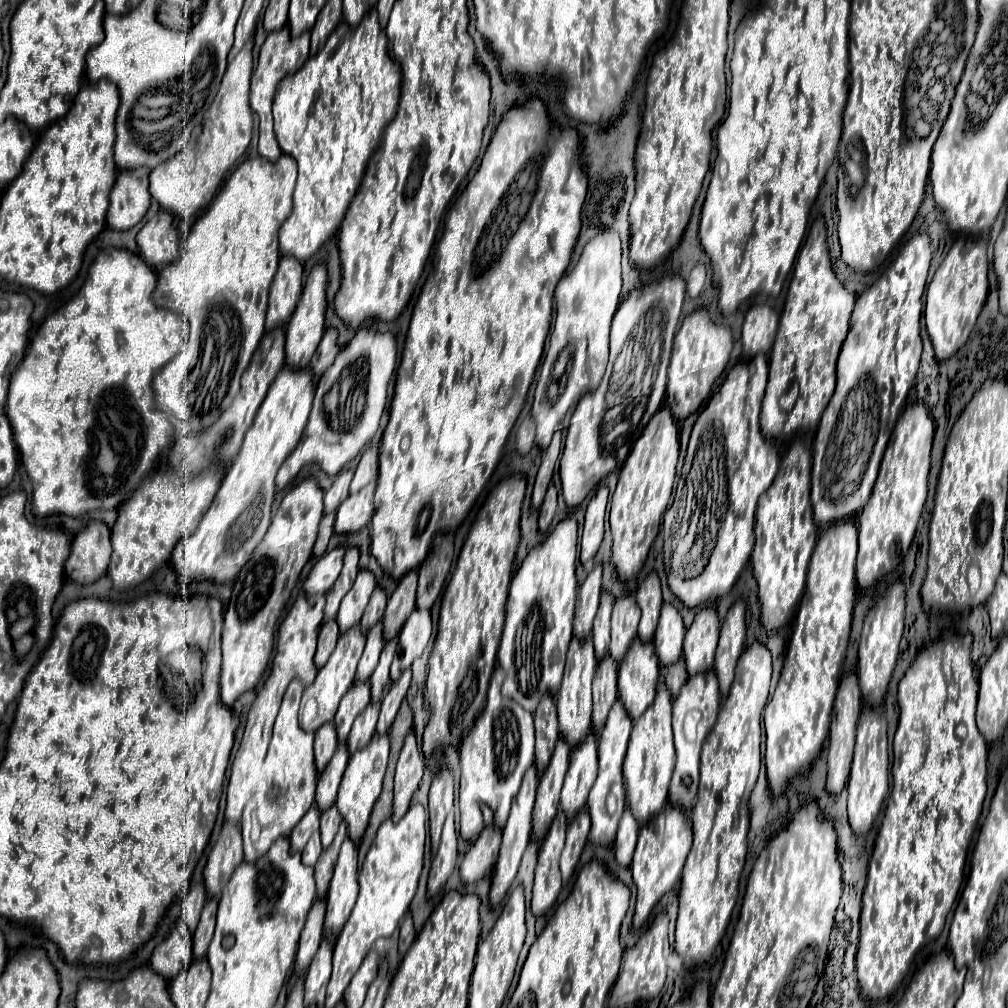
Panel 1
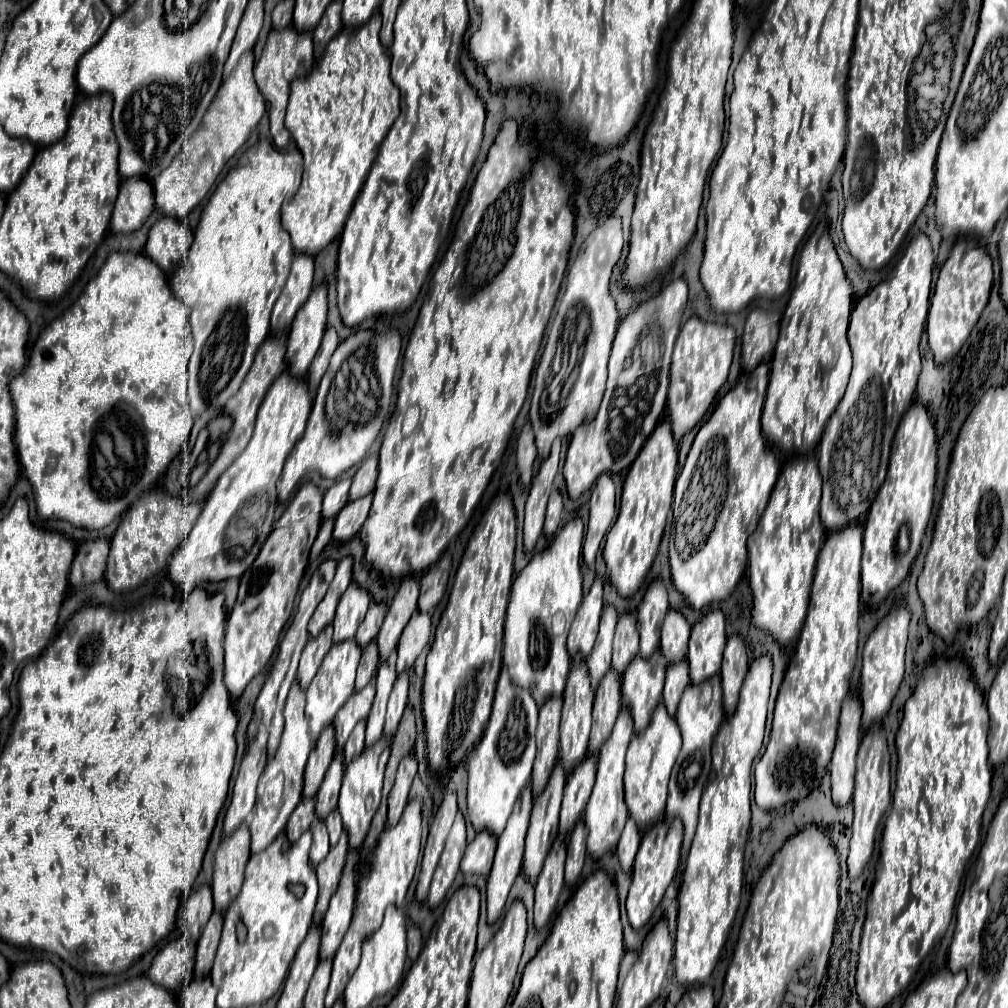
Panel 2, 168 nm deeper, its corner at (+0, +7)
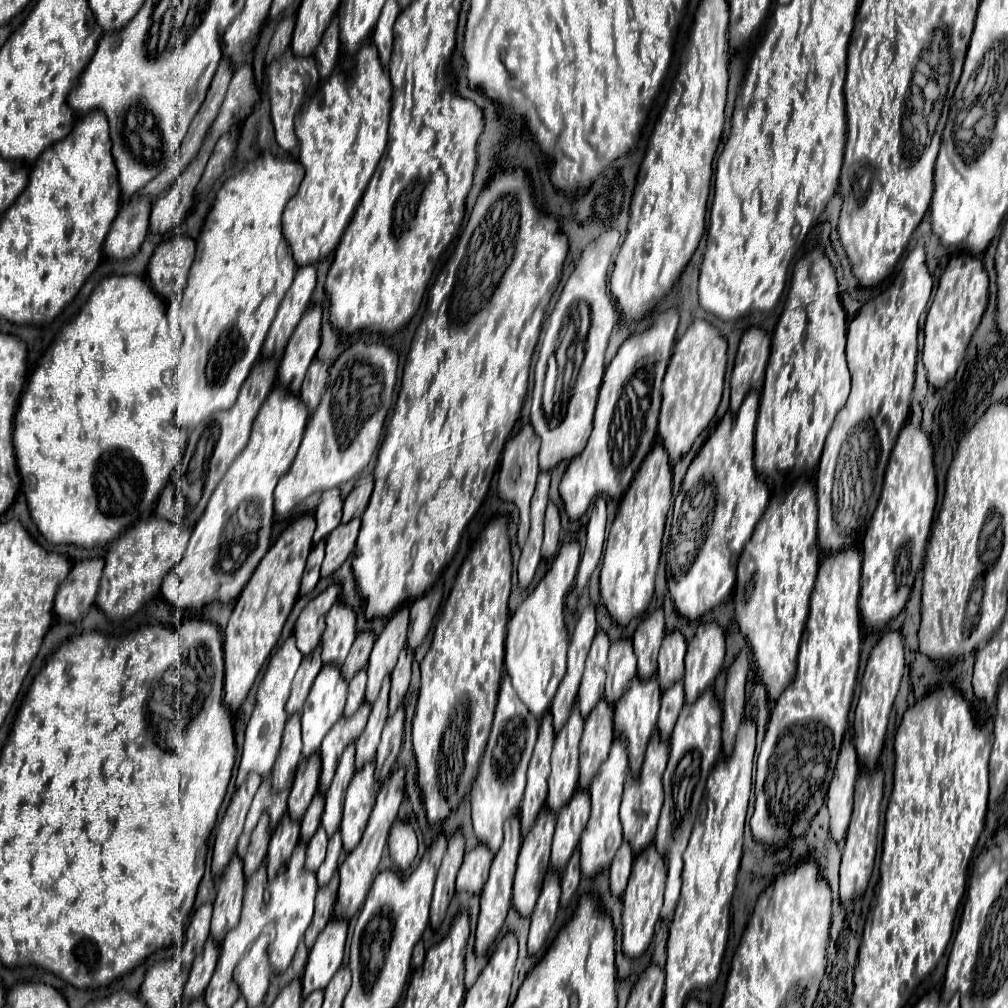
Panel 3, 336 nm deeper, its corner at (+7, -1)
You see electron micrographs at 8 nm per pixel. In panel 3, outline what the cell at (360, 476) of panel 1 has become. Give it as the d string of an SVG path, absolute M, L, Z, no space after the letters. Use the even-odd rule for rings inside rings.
M361 477L357 481L357 485L353 487L353 491L349 493L349 497L345 499L345 505L343 505L343 523L349 523L351 519L363 515L367 503L369 503L371 491L373 491L373 479Z

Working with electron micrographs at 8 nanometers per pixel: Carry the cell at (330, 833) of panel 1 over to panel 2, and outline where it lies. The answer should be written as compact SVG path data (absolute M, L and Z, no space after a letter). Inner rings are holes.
M334 809L328 817L326 817L326 827L328 827L328 833L330 833L330 845L336 845L340 833L342 833L342 819L340 819L340 813Z

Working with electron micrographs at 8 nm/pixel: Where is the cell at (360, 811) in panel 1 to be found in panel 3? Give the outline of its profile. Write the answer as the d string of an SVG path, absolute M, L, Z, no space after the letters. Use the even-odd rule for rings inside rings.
M375 763L365 765L361 771L357 771L345 795L341 835L343 835L343 849L347 853L351 853L361 841L363 831L367 827L367 819L375 805L379 785L373 777L373 771L375 771Z

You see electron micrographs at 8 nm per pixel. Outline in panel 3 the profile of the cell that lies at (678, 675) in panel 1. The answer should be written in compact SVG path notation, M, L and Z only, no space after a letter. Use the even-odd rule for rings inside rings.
M677 681L671 689L663 691L661 699L661 711L659 711L659 737L663 741L669 741L675 721L685 705L685 693L683 693L683 681Z

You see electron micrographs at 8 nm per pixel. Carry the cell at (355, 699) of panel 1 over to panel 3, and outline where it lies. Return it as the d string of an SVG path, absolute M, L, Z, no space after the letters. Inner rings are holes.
M363 703L353 717L341 717L333 725L333 729L327 733L327 737L323 739L323 745L321 745L321 751L319 751L319 755L321 755L319 791L321 793L325 793L329 789L331 779L333 779L335 769L337 769L337 763L339 763L345 747L349 743L355 743L357 737L363 733L367 719L369 719L369 711L371 711L371 705Z

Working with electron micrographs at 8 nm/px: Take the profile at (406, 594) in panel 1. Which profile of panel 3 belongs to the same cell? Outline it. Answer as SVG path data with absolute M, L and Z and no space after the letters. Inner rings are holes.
M409 607L399 609L385 625L383 633L373 645L371 659L367 665L369 681L367 681L367 703L373 705L379 697L381 683L387 675L391 675L393 667L397 665L397 657L407 641L407 625L409 625Z

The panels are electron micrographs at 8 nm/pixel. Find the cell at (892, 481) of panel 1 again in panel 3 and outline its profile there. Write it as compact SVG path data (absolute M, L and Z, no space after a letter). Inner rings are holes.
M907 423L901 429L899 439L891 451L883 493L871 517L867 533L863 537L863 575L861 575L859 609L863 623L867 627L871 629L885 627L893 617L897 617L903 611L909 595L895 581L895 565L899 559L899 551L909 543L915 543L917 553L915 557L923 553L927 537L931 533L935 503L937 503L937 481L931 441L921 427Z

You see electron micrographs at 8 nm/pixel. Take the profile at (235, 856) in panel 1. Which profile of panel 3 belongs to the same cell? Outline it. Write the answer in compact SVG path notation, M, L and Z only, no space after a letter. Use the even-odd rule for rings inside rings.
M233 857L231 865L227 867L227 873L223 873L223 881L219 883L217 899L213 905L211 937L217 945L221 945L225 935L239 923L243 891L245 891L243 863L239 857Z

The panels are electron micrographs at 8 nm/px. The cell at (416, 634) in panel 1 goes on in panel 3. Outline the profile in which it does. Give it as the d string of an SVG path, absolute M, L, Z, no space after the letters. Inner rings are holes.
M405 647L403 653L399 655L399 661L391 673L391 693L389 693L389 717L397 711L397 707L403 703L403 697L409 689L411 681L411 661L413 653Z

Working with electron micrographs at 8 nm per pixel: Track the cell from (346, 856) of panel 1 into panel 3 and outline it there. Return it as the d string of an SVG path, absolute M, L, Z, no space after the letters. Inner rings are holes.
M331 919L319 933L315 947L309 953L309 963L303 975L303 997L309 997L315 989L325 989L337 969L343 963L347 939L347 921Z

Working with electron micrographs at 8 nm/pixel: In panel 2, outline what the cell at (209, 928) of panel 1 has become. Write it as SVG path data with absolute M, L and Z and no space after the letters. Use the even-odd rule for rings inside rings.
M214 911L198 939L198 949L196 949L196 975L198 977L208 975L212 969L216 947L220 941L220 931L222 931L222 913Z

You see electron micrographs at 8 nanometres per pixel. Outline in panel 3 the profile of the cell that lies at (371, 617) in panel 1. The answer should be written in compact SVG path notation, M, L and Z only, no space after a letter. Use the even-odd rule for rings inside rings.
M369 631L357 635L357 639L355 639L355 643L353 643L353 647L351 647L351 651L349 651L343 667L341 667L341 675L345 677L345 681L351 681L353 675L367 665L373 641L375 641L373 633L369 633Z

